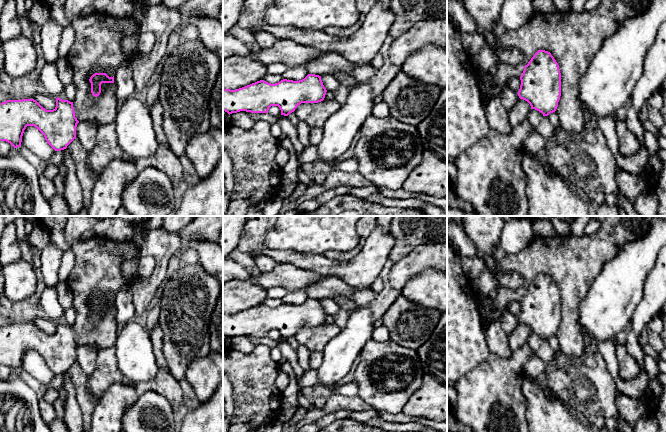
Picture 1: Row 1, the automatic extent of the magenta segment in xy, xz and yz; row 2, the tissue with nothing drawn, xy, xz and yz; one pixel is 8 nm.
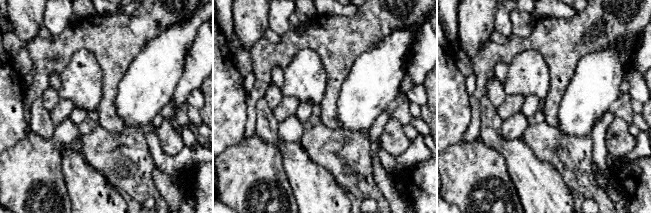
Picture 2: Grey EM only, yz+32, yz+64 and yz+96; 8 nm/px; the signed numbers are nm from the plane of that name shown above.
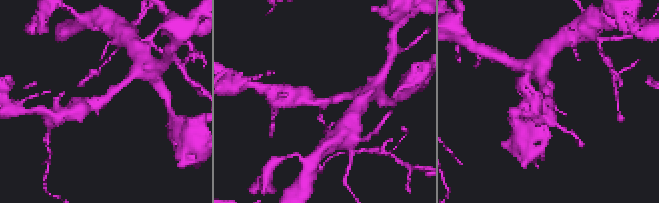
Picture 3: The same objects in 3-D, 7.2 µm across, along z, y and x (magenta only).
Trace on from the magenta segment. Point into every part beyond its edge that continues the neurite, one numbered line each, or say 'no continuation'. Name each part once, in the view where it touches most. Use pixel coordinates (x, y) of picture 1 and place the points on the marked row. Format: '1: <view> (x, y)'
no continuation

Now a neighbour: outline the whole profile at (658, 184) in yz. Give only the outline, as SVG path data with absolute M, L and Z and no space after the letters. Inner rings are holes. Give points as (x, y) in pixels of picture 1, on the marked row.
M666 161L663 162L660 172L653 176L651 186L658 197L658 216L666 216Z

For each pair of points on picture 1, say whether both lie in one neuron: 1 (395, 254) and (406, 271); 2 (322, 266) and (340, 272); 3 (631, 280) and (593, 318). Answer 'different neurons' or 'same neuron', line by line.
1: different neurons
2: same neuron
3: same neuron

